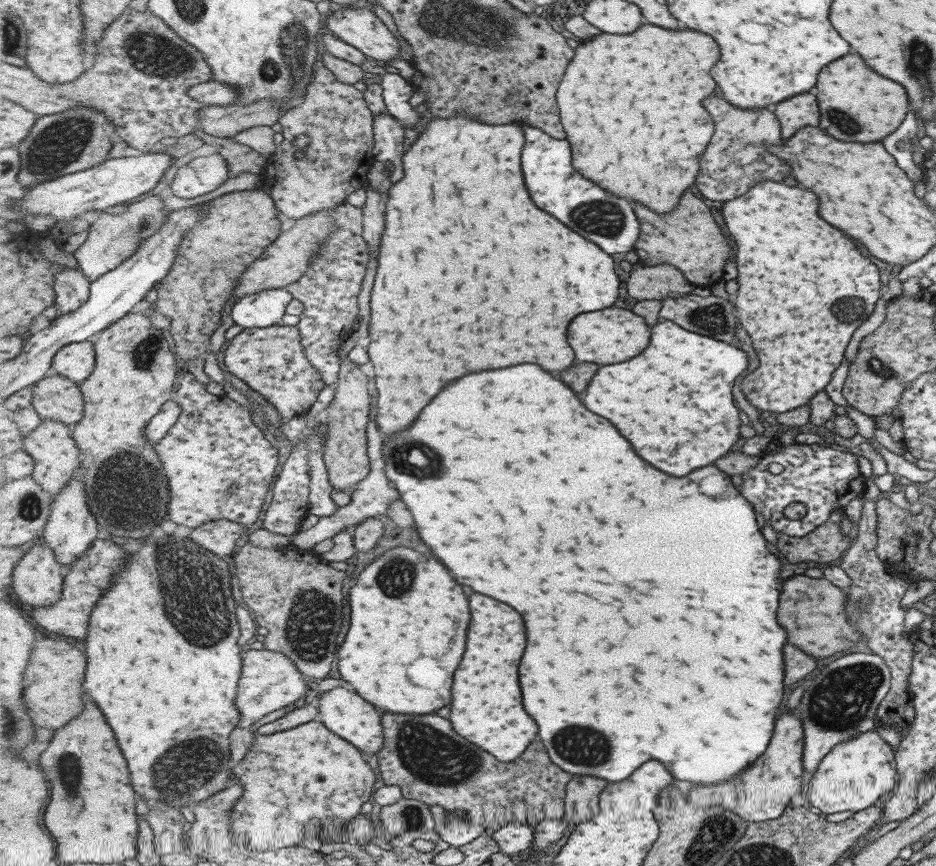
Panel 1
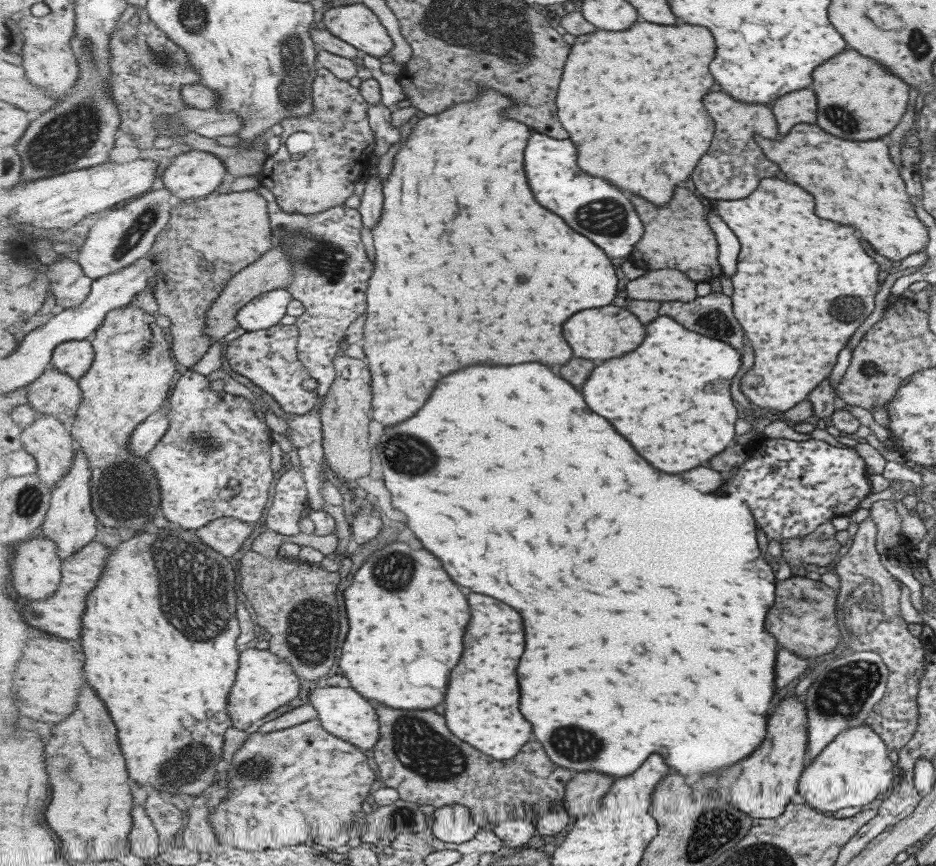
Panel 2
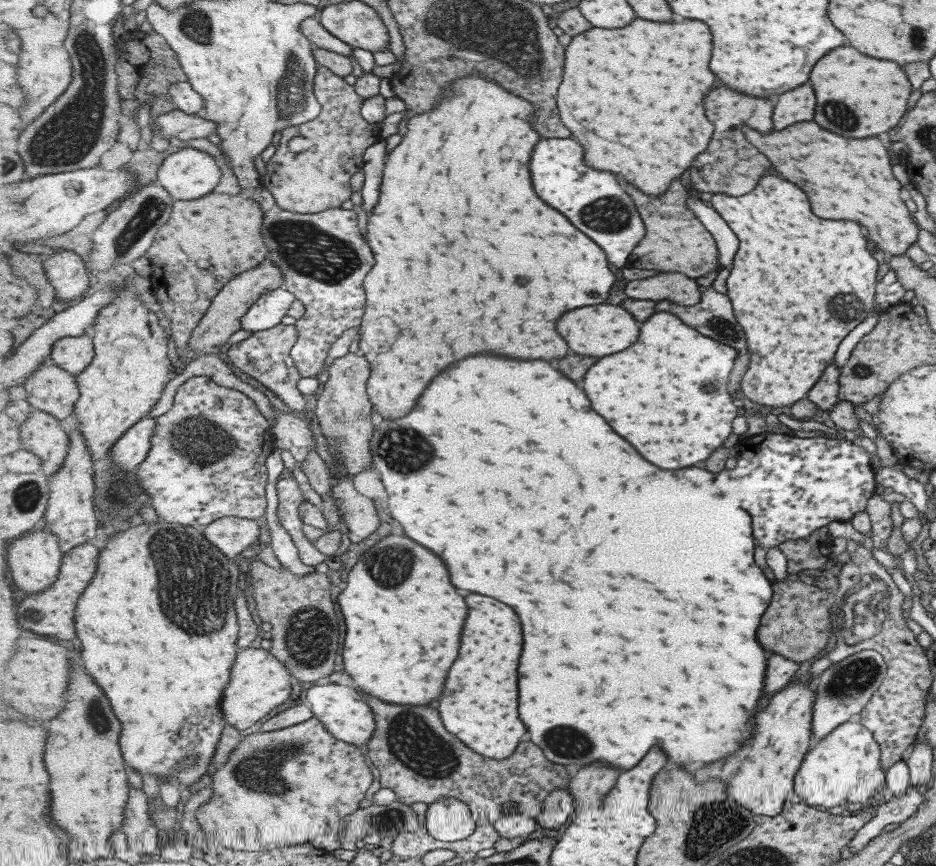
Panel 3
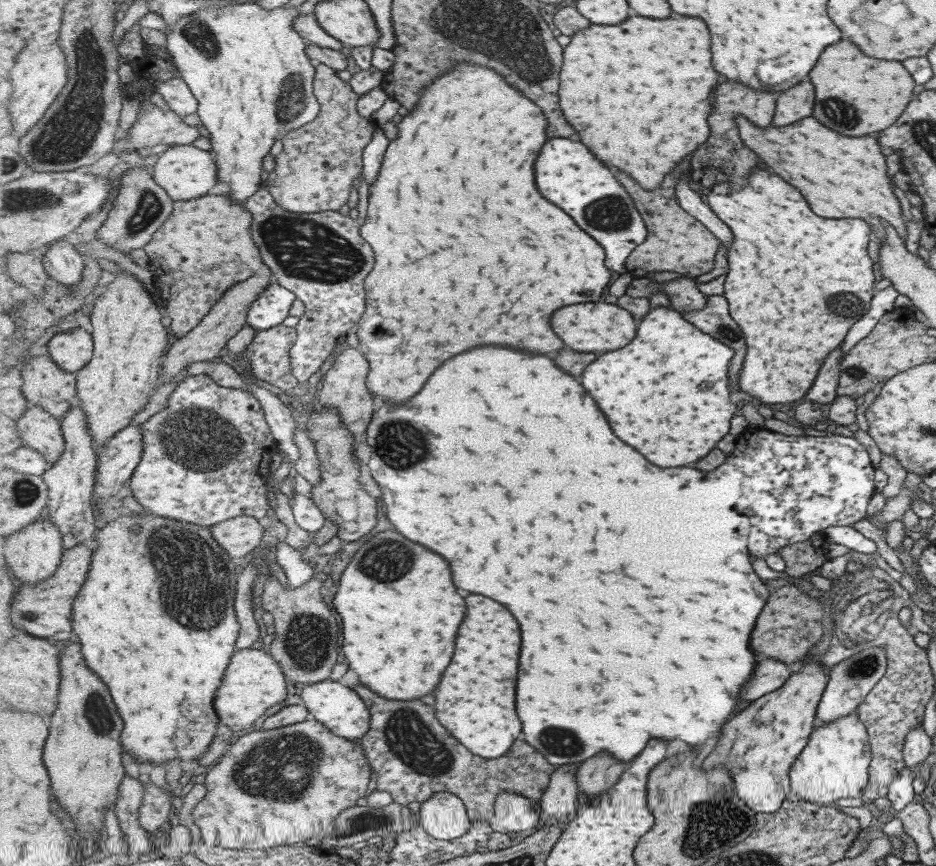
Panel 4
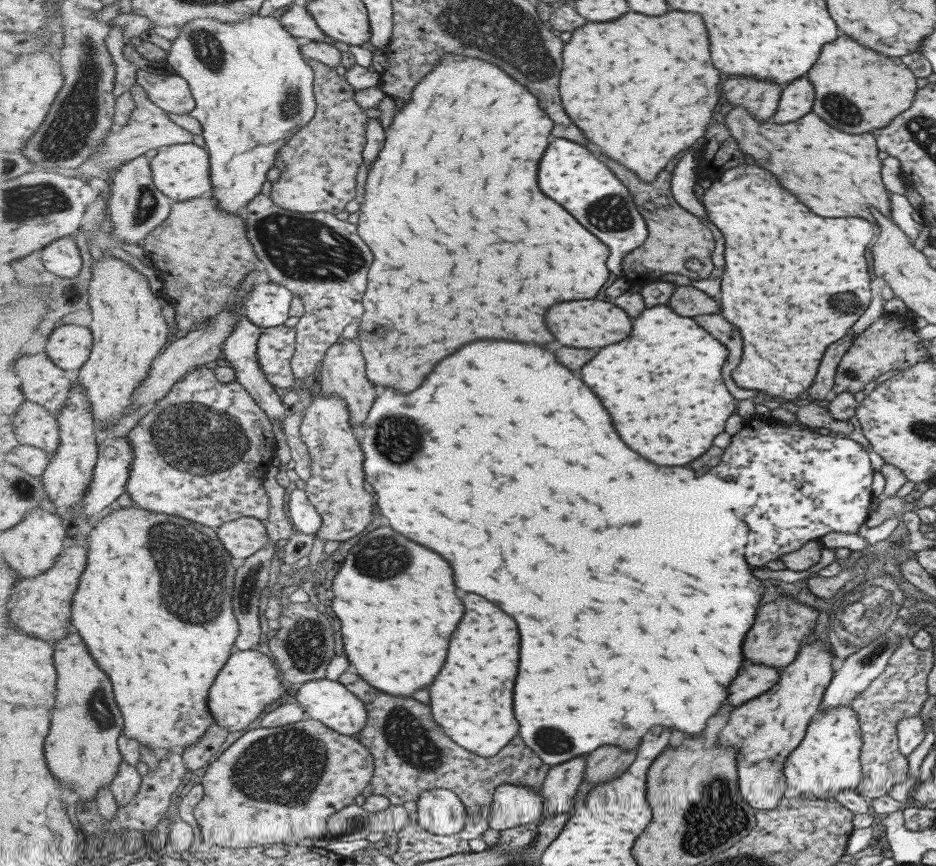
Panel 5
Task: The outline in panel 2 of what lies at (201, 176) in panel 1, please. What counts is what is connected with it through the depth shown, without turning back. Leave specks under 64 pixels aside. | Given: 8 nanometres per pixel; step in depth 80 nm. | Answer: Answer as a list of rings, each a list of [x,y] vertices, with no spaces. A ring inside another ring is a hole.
[[[193,149],[176,156],[164,170],[162,182],[175,200],[189,201],[213,194],[227,172],[225,163],[216,154]]]

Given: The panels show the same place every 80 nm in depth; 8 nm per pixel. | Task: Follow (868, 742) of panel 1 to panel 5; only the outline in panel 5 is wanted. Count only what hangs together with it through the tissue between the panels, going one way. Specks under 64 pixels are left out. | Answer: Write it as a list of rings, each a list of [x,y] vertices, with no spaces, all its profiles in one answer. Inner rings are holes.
[[[850,706],[820,710],[819,716],[807,724],[801,742],[783,762],[783,775],[787,778],[785,798],[807,795],[809,798],[833,800],[839,791],[853,789],[861,780],[859,753],[861,733],[856,712]]]

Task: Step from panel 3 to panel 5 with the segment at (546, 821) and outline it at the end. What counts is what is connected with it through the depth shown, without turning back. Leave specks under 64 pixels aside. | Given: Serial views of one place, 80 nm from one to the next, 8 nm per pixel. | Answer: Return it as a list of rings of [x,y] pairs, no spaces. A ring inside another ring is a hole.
[[[581,755],[573,760],[552,765],[541,793],[544,798],[545,817],[559,816],[561,812],[569,812],[571,800],[579,786],[583,784],[588,765],[588,755]]]

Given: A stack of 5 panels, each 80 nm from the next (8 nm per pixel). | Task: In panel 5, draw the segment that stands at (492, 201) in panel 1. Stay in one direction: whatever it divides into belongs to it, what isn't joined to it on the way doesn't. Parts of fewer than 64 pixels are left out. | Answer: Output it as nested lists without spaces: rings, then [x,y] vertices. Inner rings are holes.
[[[447,53],[442,56],[435,70],[419,81],[418,86],[414,88],[412,98],[404,104],[404,107],[401,107],[393,117],[390,126],[386,128],[387,142],[370,171],[367,172],[357,223],[359,236],[367,240],[367,244],[377,256],[369,272],[369,290],[365,300],[367,312],[359,319],[357,336],[362,354],[367,360],[367,375],[377,386],[393,386],[407,394],[417,390],[423,384],[423,380],[427,378],[427,374],[431,374],[437,362],[441,362],[443,358],[463,348],[463,344],[469,344],[481,338],[507,338],[507,340],[537,342],[537,344],[553,342],[555,336],[545,326],[547,308],[559,302],[595,298],[611,278],[611,272],[607,268],[607,260],[611,256],[609,246],[603,244],[595,234],[591,234],[559,202],[545,196],[539,188],[539,164],[551,144],[549,138],[553,130],[553,120],[547,118],[547,112],[539,106],[537,96],[531,94],[531,89],[527,85],[515,80],[515,77],[501,70],[497,64]]]

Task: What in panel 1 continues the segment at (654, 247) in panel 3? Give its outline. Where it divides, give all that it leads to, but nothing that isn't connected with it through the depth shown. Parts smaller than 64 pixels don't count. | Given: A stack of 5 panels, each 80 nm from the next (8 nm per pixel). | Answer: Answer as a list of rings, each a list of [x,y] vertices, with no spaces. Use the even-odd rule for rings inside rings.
[[[687,190],[675,212],[657,214],[643,204],[635,204],[635,212],[639,212],[639,220],[643,220],[643,236],[635,246],[640,264],[657,266],[671,264],[676,266],[694,285],[709,286],[725,276],[725,262],[731,254],[731,248],[713,218],[711,208],[699,200],[691,190]]]

